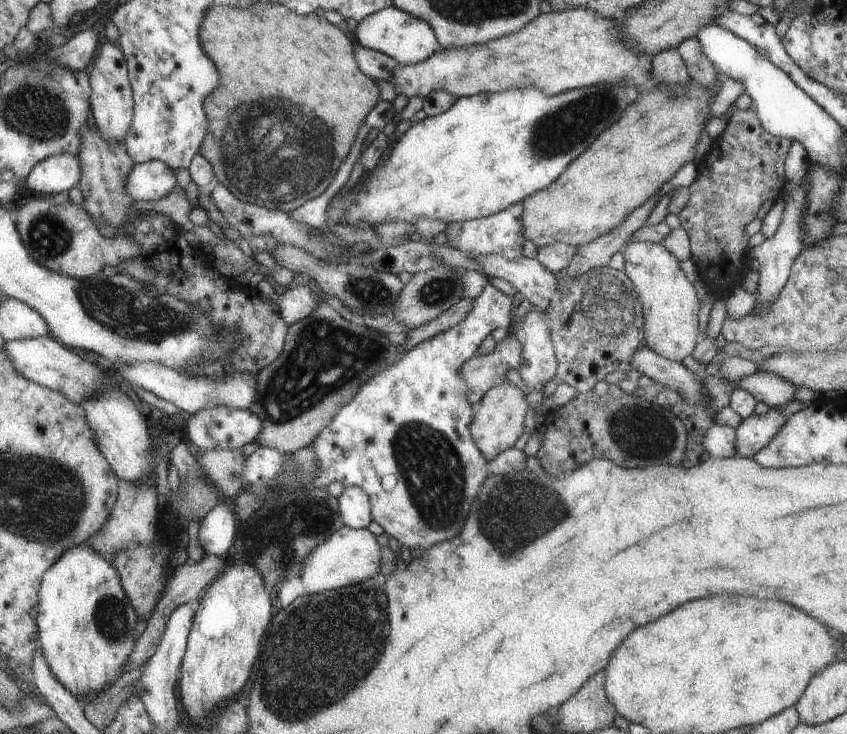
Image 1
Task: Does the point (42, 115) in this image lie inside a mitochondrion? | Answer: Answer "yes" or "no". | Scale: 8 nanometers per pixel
yes

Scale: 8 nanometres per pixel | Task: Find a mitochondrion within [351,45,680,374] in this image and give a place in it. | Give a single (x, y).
(569, 127)

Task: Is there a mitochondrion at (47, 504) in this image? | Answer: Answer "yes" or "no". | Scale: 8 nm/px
yes

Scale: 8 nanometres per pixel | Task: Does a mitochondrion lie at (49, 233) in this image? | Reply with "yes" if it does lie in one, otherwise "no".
yes

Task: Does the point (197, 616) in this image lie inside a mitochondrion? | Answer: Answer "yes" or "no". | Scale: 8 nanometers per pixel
no

